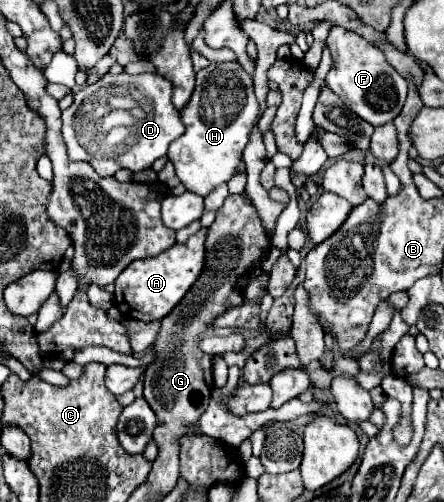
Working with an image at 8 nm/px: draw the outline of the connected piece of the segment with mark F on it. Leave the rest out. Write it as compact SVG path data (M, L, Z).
M333 26L327 44L333 56L333 64L327 72L325 84L343 100L343 104L347 104L347 108L351 108L357 116L371 122L373 126L393 122L407 98L405 78L385 60L379 48L375 48L371 42L351 30Z

